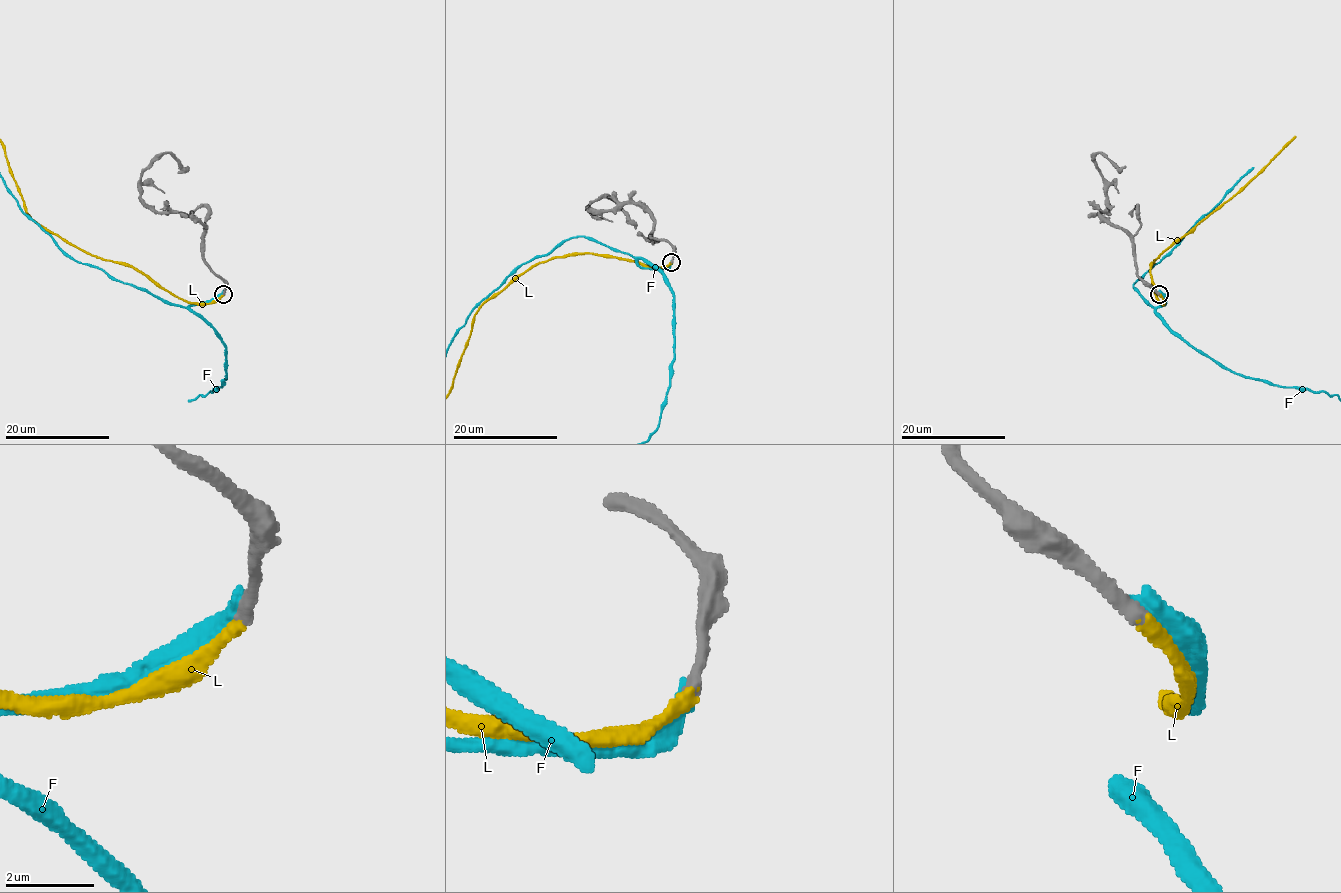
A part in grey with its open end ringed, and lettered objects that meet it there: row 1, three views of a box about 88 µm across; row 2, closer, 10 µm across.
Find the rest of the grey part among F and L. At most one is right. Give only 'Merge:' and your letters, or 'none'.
Merge: L

